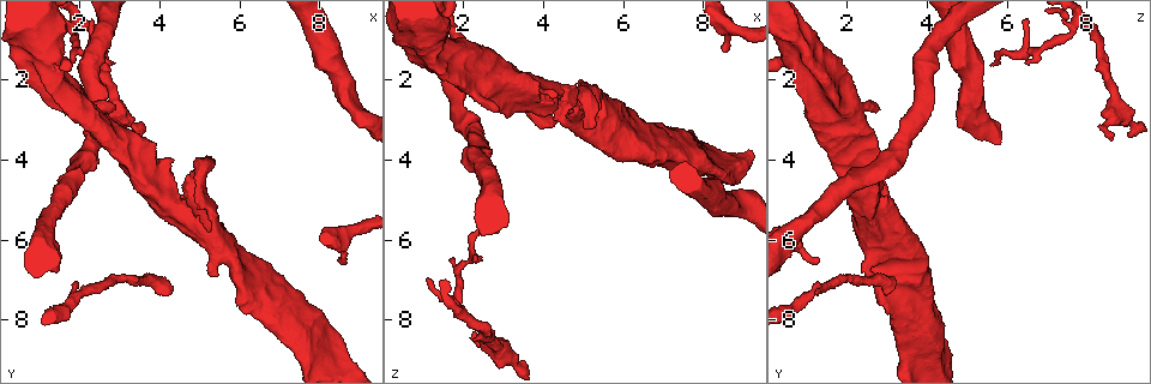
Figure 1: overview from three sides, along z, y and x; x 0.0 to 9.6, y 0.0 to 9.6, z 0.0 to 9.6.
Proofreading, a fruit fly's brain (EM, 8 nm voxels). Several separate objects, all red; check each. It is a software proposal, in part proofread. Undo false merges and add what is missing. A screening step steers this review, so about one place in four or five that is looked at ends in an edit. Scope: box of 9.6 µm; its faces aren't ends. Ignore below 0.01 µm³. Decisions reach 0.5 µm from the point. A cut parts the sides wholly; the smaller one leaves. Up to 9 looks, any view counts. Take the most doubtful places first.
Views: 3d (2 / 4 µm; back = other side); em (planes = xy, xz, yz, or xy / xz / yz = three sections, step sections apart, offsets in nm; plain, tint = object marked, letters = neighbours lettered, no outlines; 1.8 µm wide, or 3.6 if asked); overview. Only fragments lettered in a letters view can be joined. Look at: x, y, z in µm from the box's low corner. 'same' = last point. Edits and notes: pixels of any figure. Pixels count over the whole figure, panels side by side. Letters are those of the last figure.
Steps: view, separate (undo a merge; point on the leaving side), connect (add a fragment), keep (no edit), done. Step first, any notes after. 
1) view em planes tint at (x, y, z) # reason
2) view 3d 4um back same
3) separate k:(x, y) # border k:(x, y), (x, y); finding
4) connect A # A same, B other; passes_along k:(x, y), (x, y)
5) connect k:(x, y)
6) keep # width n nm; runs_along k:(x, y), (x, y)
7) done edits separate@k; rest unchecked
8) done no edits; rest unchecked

view em planes plain at (4.35, 7.40, 3.00) # free end

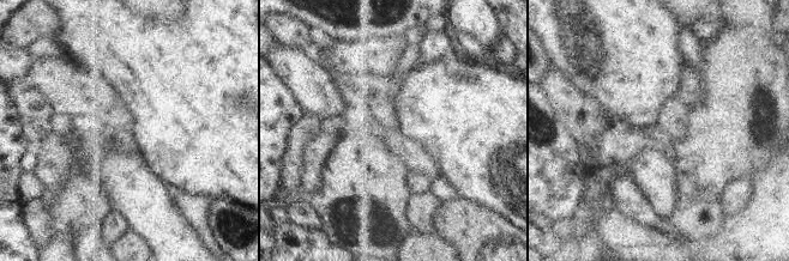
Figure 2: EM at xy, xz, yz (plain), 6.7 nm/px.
view em planes letters same # see the neighbours

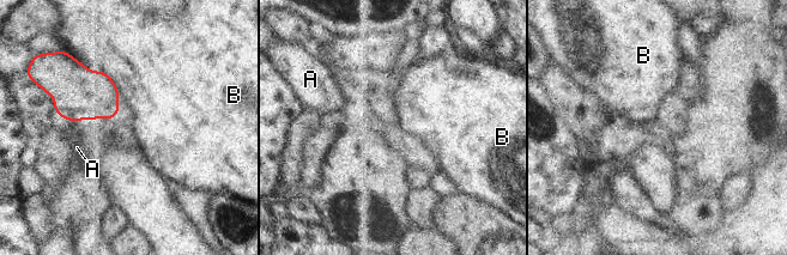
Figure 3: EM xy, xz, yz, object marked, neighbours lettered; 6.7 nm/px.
keep # A other, B other; border 3:(74, 59), (113, 82), (116, 116); no lettered fragment goes on from it

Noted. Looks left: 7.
view 3d 2um back at (2.20, 1.30, 6.50) # abrupt turn

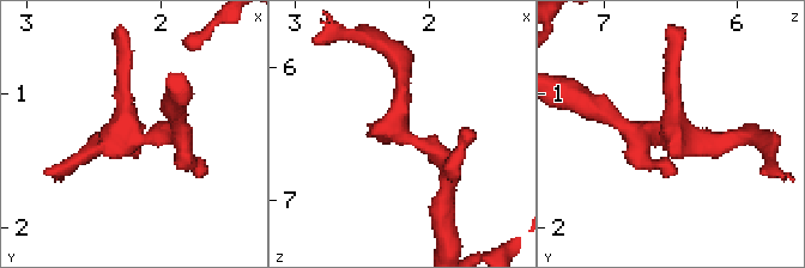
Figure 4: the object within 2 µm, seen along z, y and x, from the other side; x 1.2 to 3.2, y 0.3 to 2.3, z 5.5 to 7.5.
view em planes plain at (2.20, 1.26, 6.50) # need the tissue

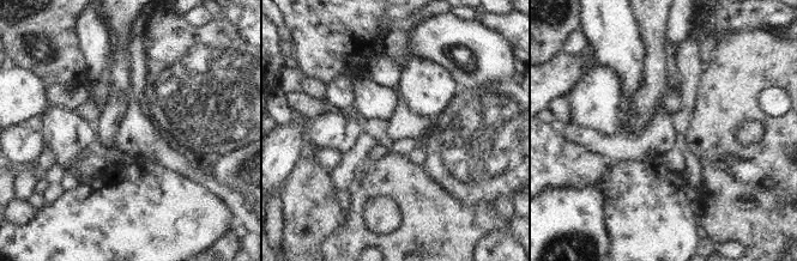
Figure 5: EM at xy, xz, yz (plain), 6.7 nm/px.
view em planes letters same # what lies round it

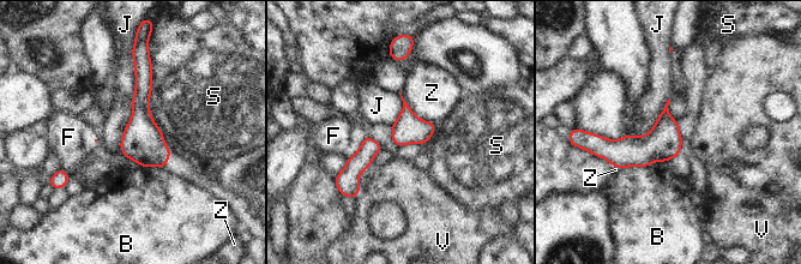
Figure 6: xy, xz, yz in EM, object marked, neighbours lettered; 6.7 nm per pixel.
keep # width 200 nm; B other, F other, J other, S other, V other, Z other; border 6:(669, 97), (645, 134), (631, 134); one cell here

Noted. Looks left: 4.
view em planes letters at (2.90, 2.75, 8.75) # calibre changes

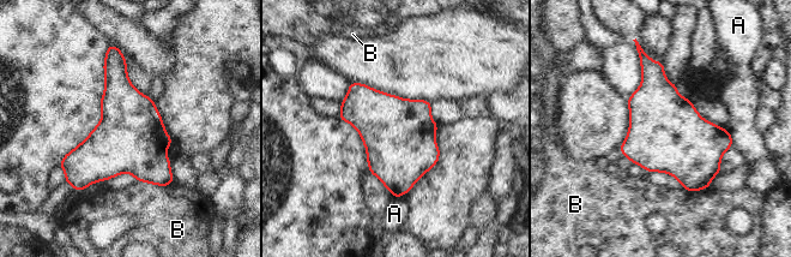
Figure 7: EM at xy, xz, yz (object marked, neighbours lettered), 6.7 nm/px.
keep # width 460 nm; A other, B other; border 7:(137, 180), (167, 186); one cell here

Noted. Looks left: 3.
view 3d 4um at (1.15, 2.30, 0.70) # branch stops here

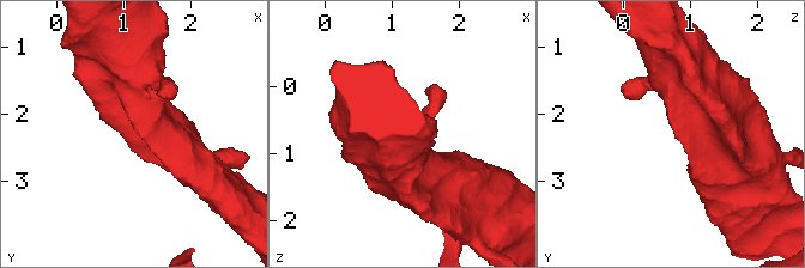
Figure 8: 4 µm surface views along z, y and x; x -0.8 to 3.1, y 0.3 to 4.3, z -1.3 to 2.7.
view em xz step 8 letters at (1.15, 2.30, 0.75)

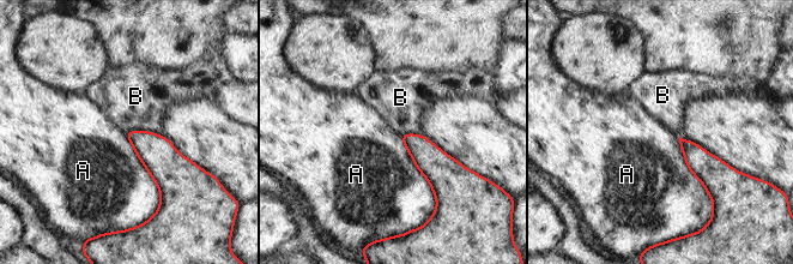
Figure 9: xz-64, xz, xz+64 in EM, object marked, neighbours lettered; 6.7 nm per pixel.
keep # A other, B other; border 9:(125, 133), (158, 188), (157, 210); none of them fits

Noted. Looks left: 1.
done no edits; rest unchecked

